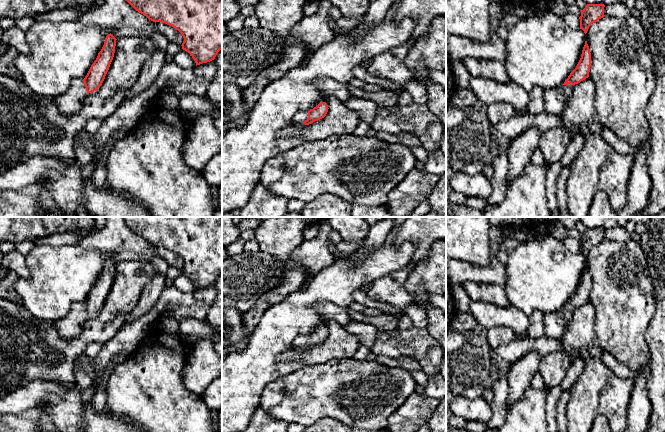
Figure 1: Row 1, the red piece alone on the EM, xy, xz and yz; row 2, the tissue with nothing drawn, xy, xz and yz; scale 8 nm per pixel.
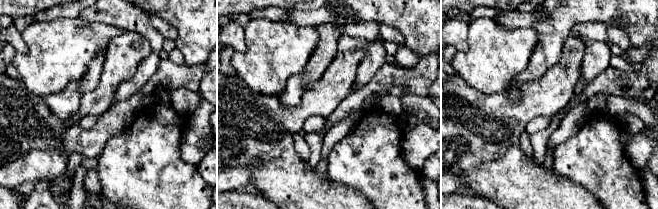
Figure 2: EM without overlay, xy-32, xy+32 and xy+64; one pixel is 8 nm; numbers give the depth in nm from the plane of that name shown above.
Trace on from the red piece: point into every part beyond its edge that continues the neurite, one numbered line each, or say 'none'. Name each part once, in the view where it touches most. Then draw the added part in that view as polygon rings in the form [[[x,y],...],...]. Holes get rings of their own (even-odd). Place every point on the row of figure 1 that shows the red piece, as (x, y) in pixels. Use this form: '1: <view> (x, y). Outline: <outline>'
1: xy (69, 103). Outline: [[[75,79],[69,89],[64,94],[54,97],[53,101],[63,114],[71,116],[82,109],[87,95],[83,79]]]

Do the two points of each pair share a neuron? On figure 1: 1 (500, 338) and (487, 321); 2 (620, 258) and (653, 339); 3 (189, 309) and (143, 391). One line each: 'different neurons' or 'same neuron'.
1: different neurons
2: different neurons
3: different neurons

